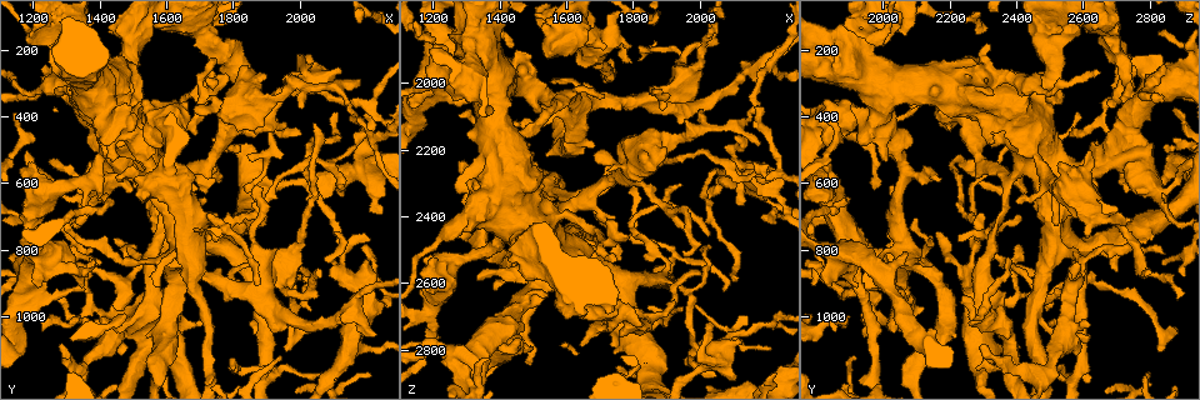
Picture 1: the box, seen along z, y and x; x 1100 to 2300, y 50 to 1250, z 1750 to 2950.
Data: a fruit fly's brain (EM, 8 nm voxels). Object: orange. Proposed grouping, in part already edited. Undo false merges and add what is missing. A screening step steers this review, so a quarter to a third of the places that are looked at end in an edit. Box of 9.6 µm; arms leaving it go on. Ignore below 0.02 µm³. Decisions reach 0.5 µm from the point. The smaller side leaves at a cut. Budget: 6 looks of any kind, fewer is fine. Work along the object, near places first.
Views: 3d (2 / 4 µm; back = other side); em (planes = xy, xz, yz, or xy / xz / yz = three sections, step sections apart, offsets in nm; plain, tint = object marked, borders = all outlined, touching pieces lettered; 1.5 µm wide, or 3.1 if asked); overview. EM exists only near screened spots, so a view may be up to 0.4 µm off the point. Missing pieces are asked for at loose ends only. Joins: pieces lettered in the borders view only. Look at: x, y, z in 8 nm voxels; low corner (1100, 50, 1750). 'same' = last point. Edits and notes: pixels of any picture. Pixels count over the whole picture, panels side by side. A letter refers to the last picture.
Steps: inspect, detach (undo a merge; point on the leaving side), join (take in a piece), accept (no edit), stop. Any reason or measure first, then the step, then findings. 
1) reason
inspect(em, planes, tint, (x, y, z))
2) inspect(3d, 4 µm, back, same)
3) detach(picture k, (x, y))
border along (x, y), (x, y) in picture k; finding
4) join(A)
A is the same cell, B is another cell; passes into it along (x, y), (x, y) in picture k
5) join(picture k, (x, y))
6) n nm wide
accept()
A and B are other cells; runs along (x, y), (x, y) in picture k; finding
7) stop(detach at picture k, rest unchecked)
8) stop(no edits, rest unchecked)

free end
inspect(em, xy, step 8, borders, (1180, 510, 2630))

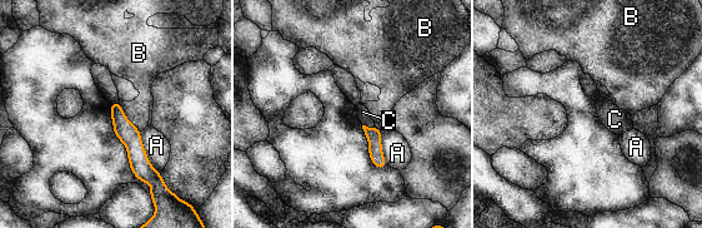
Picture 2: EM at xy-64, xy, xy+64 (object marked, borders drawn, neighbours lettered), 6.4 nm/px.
accept()
A, B and C are other cells; runs along (113, 105), (148, 177) in picture 2; none of them fits

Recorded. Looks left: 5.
an open end
inspect(em, 3.1 µm, xy, step 16, tint, (1270, 710, 2090))

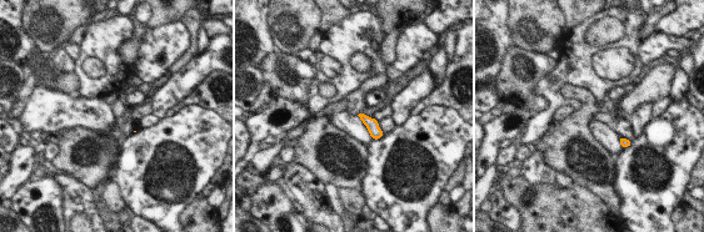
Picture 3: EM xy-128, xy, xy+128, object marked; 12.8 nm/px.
inspect(em, 3.1 µm, xy, step 16, borders, same)

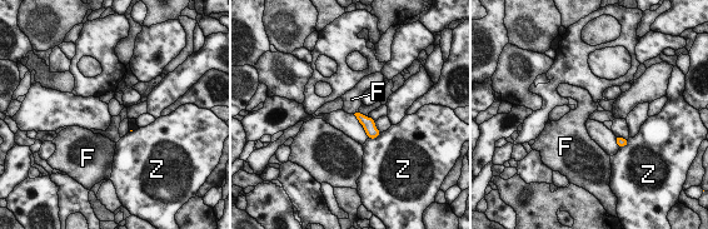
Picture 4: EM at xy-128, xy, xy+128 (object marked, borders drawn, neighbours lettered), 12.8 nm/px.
accept()
F and Z are other cells; border along (358, 110), (354, 114) in picture 4; none of them fits

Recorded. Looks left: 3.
sudden change in width
inspect(3d, 2 µm, (1520, 840, 2120))

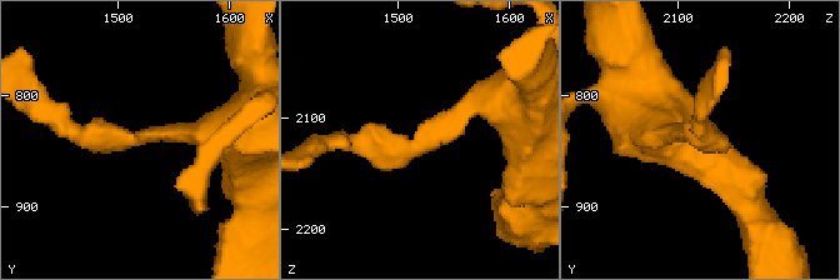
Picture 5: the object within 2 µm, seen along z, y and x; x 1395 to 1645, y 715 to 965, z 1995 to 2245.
need the tissue
inspect(em, planes, plain, (1522, 836, 2126))

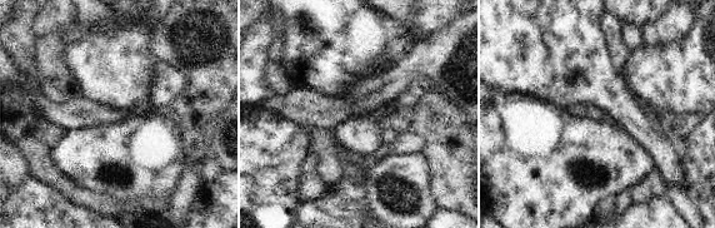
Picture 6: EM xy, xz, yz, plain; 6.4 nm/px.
what lies round it
inspect(em, planes, borders, same)

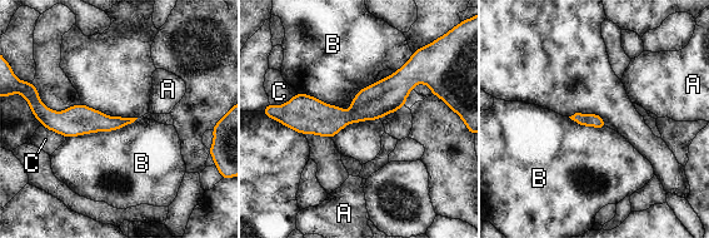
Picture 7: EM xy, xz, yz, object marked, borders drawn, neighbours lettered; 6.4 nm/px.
accept()
A, B and C are other cells; all the same neuron

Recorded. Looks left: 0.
stop(no edits, rest unchecked)

